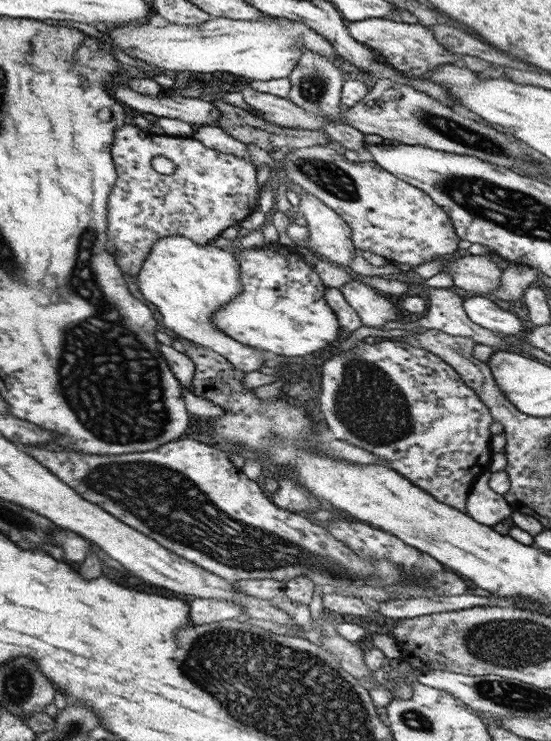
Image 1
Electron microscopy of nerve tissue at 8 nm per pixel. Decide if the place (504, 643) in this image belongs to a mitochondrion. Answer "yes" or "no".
yes

